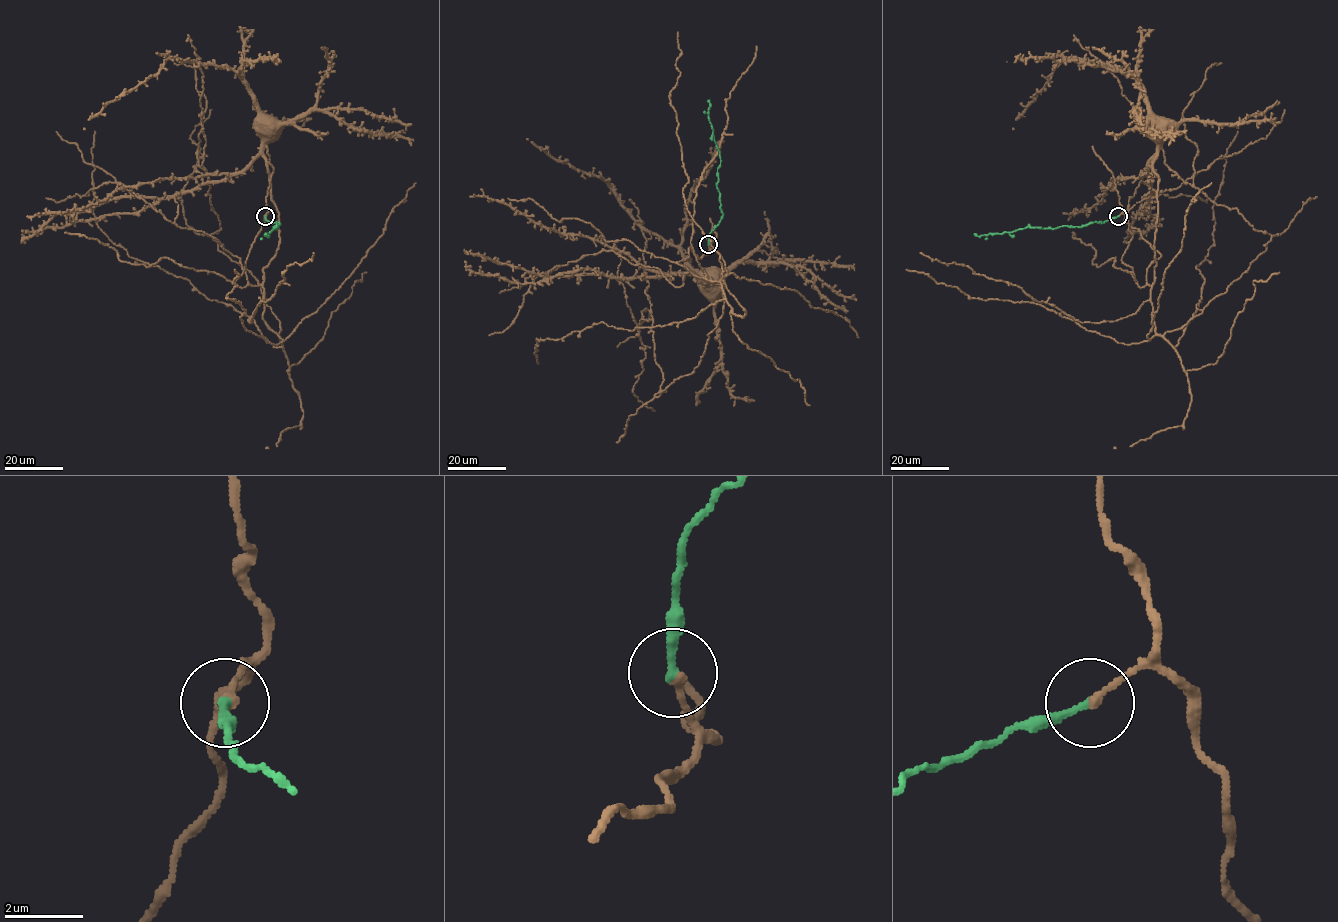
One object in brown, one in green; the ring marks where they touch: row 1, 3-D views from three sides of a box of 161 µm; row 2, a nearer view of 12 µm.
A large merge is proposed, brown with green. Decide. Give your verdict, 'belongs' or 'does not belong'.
belongs

